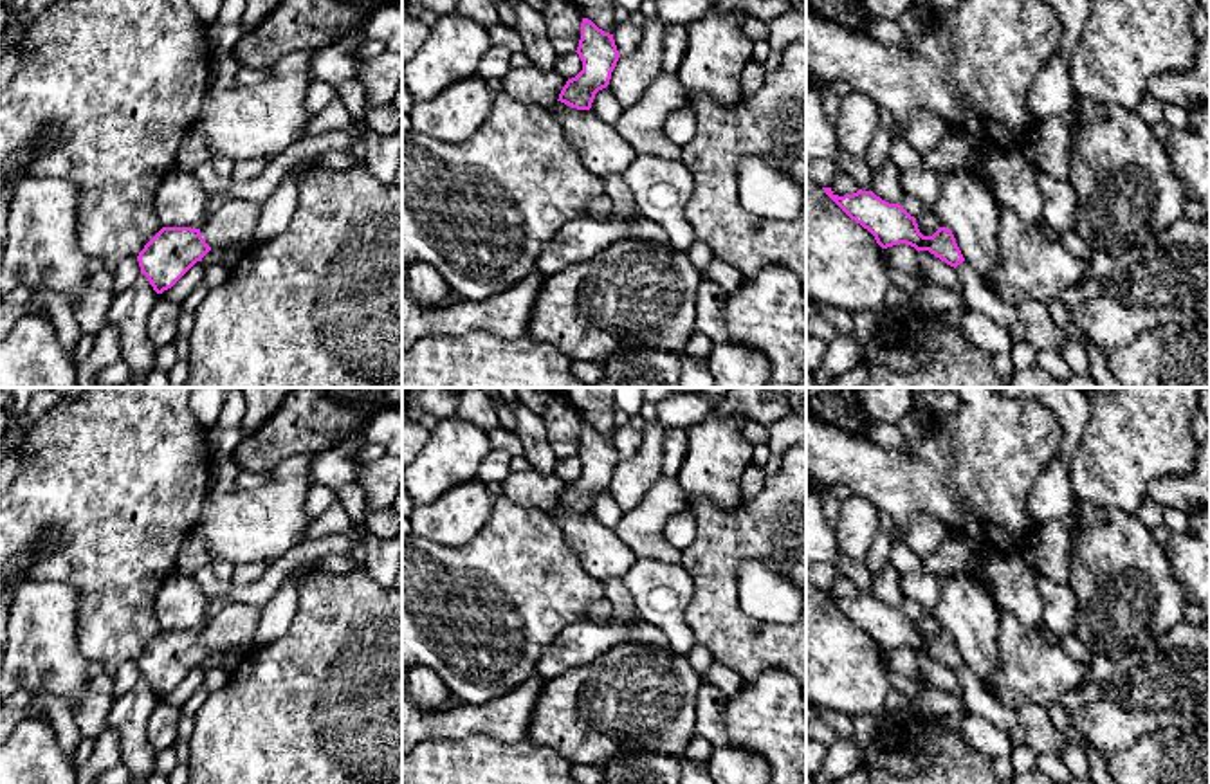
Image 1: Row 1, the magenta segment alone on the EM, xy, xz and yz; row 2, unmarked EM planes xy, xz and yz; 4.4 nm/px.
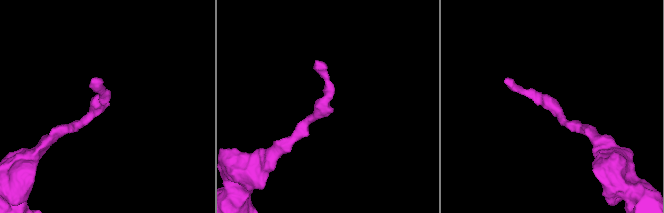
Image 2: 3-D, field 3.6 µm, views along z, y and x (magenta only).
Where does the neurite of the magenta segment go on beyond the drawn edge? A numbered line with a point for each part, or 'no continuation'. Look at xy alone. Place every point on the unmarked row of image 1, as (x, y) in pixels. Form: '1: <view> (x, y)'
1: xy (235, 626)

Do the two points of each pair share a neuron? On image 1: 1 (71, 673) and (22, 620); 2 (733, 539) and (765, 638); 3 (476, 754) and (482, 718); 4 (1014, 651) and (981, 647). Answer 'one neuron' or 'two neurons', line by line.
1: one neuron
2: one neuron
3: two neurons
4: two neurons

